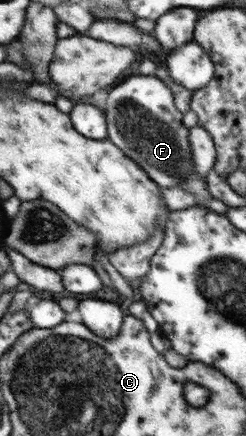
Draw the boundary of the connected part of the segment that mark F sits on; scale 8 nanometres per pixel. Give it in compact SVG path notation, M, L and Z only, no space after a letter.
M132 75L113 87L106 101L106 139L116 144L129 159L144 169L149 179L158 187L181 187L191 193L196 201L207 201L211 194L203 179L192 164L192 147L189 145L188 129L181 123L181 113L173 107L173 95L155 75Z

